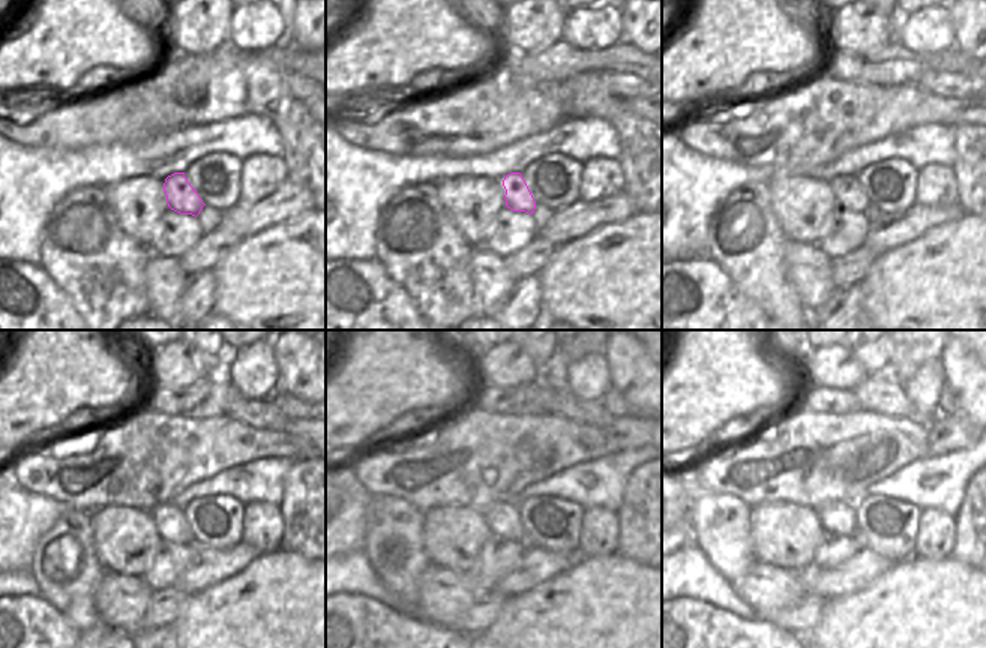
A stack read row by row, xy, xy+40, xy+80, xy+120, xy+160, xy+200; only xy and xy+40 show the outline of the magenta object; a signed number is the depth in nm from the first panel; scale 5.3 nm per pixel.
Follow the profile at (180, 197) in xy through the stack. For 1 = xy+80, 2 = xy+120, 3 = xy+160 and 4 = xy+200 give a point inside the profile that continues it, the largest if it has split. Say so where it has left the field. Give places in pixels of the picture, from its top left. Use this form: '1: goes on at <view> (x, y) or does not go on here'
1: goes on at xy+80 (854, 197)
2: goes on at xy+120 (182, 534)
3: goes on at xy+160 (515, 528)
4: goes on at xy+200 (848, 528)

